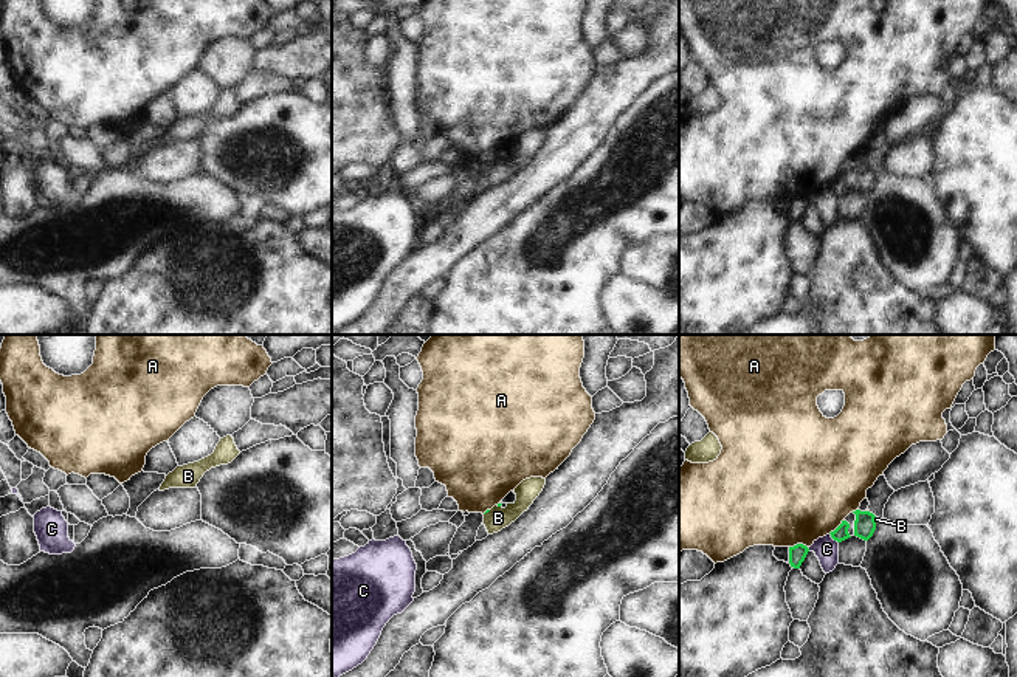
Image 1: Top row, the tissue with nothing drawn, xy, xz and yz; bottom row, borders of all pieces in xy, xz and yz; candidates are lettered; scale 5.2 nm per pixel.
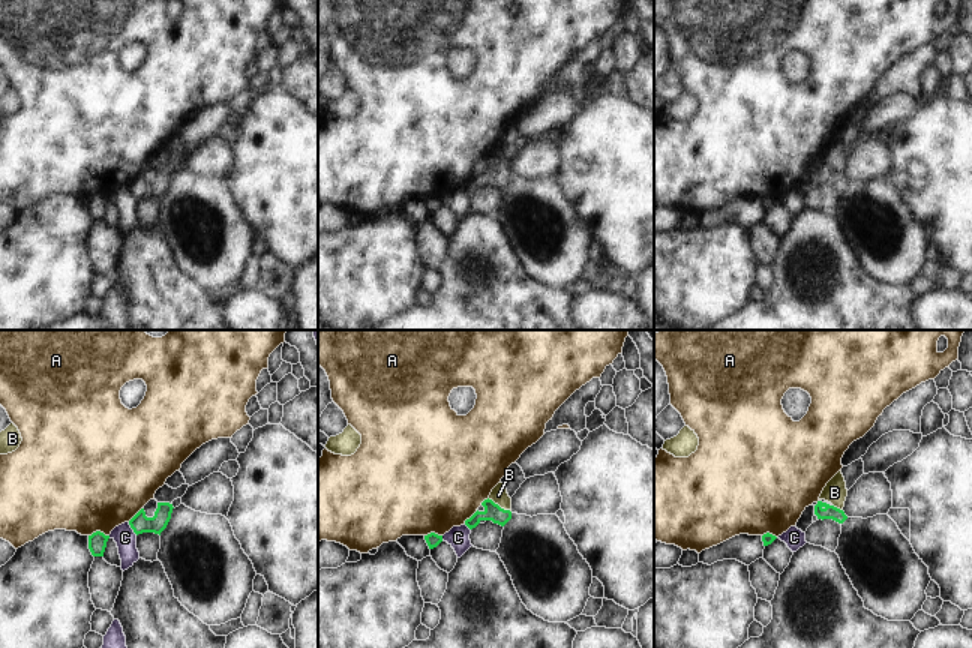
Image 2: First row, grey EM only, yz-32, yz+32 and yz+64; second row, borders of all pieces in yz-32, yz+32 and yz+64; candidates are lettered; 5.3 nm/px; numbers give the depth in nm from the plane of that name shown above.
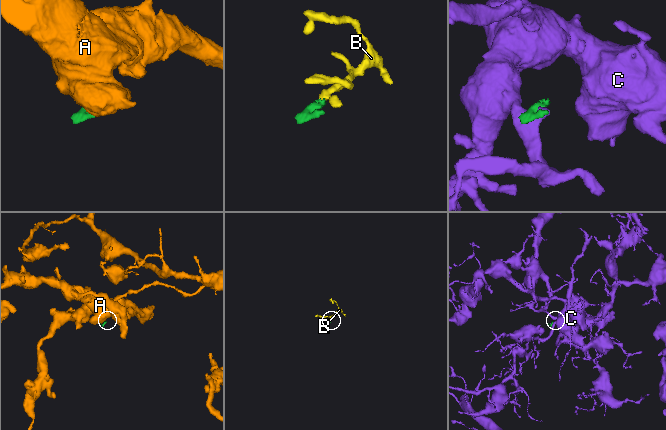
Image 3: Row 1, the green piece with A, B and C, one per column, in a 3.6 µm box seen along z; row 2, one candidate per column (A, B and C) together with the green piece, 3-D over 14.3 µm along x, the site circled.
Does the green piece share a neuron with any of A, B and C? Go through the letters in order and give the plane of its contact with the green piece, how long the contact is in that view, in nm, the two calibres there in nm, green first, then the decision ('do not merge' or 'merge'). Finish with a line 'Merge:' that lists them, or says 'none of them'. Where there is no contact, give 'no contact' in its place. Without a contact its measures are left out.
A: contact in yz; length 100 nm; calibres 90 and 500 nm; do not merge
B: contact in xz; length 50 nm; calibres 20 and 120 nm; merge
C: contact in yz; length 70 nm; calibres 80 and 120 nm; do not merge
Merge: B

